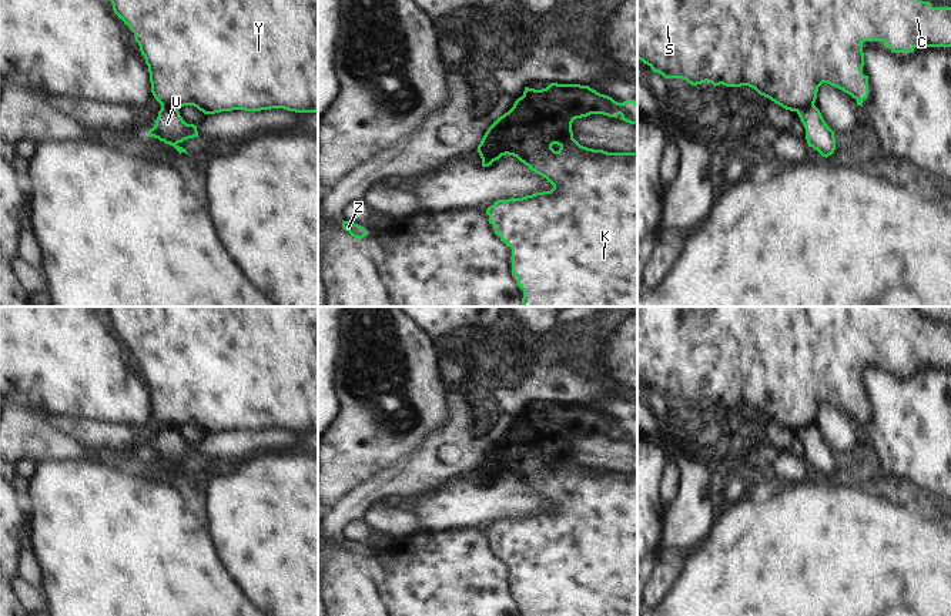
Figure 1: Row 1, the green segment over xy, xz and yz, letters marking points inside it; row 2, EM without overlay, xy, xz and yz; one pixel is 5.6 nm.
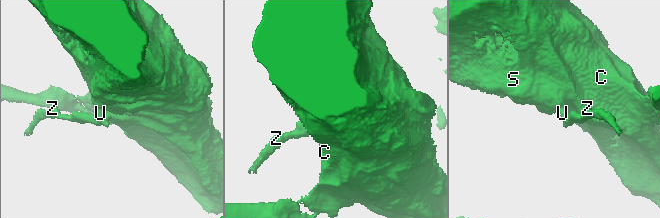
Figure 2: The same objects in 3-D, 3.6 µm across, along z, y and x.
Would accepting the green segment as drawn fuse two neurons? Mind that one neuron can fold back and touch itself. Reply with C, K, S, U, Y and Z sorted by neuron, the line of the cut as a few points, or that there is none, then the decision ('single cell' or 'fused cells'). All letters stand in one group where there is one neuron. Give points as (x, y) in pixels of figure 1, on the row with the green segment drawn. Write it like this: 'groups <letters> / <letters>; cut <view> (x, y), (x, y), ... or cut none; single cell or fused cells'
groups C K S Y / U Z; cut xy (161, 106), (177, 110); fused cells

